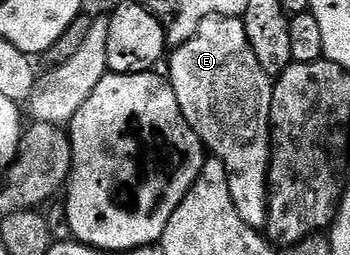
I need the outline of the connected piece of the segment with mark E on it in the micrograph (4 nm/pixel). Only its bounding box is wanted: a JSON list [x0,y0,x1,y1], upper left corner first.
[166,16,273,230]

